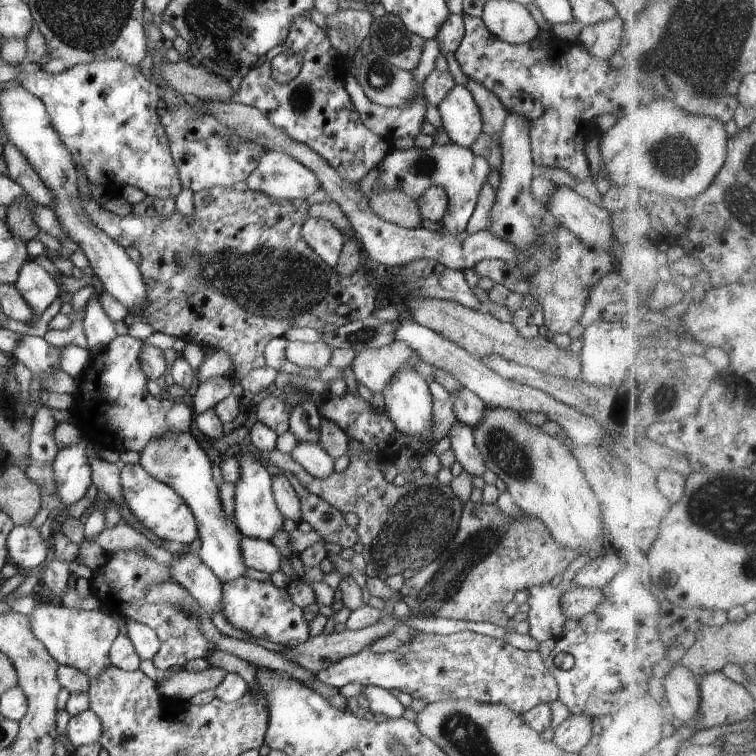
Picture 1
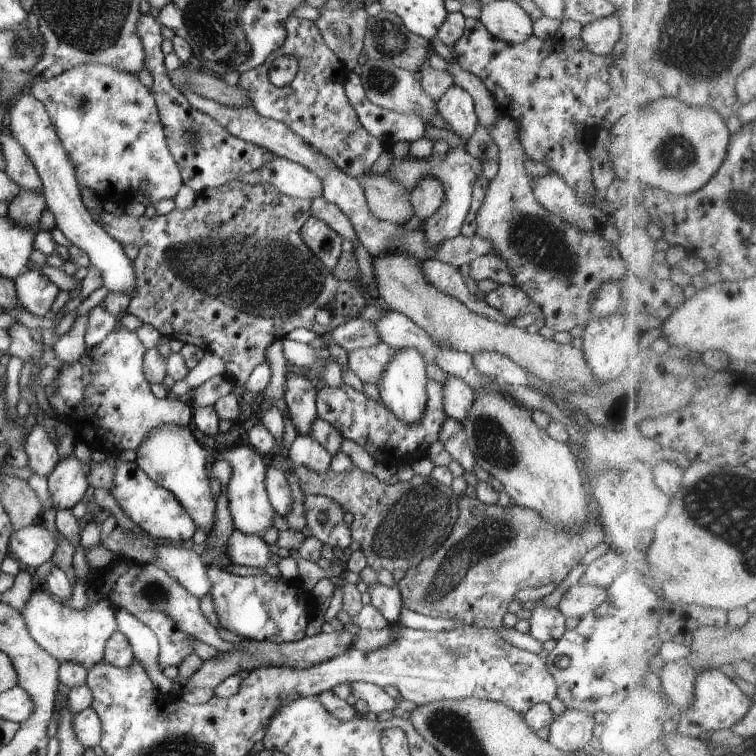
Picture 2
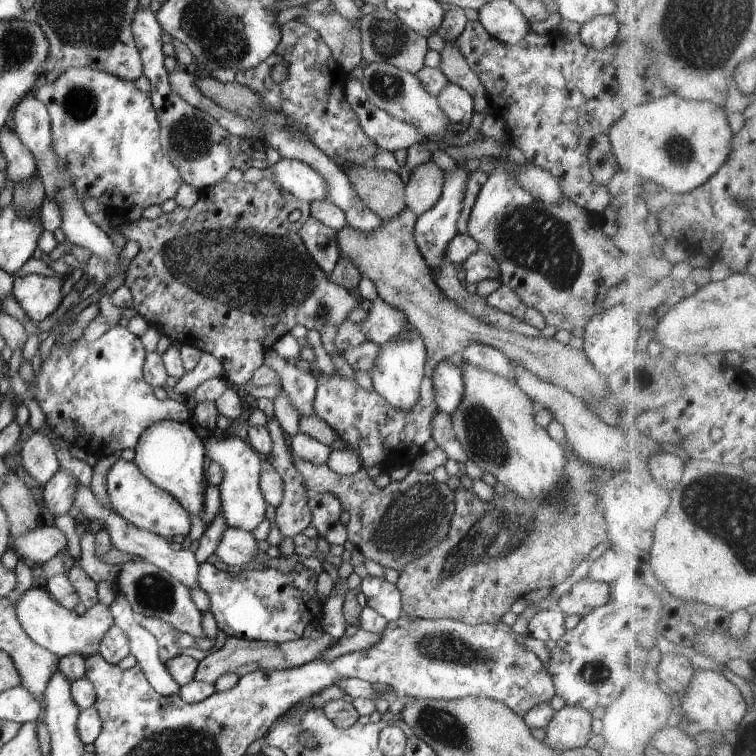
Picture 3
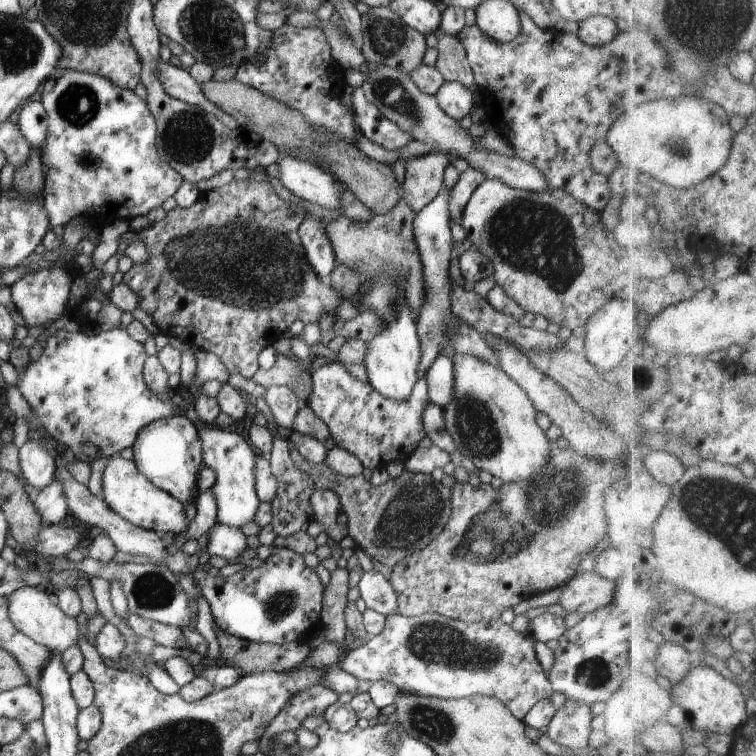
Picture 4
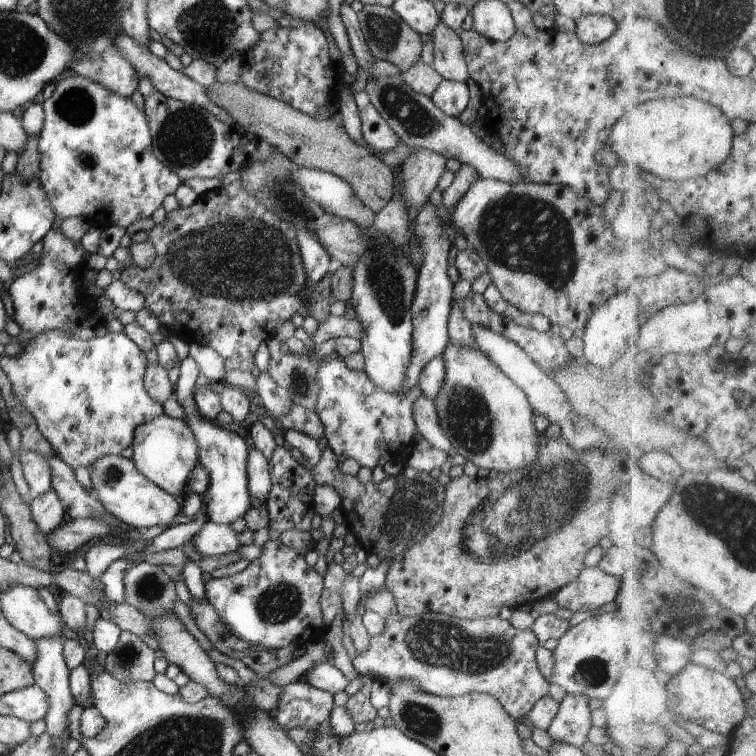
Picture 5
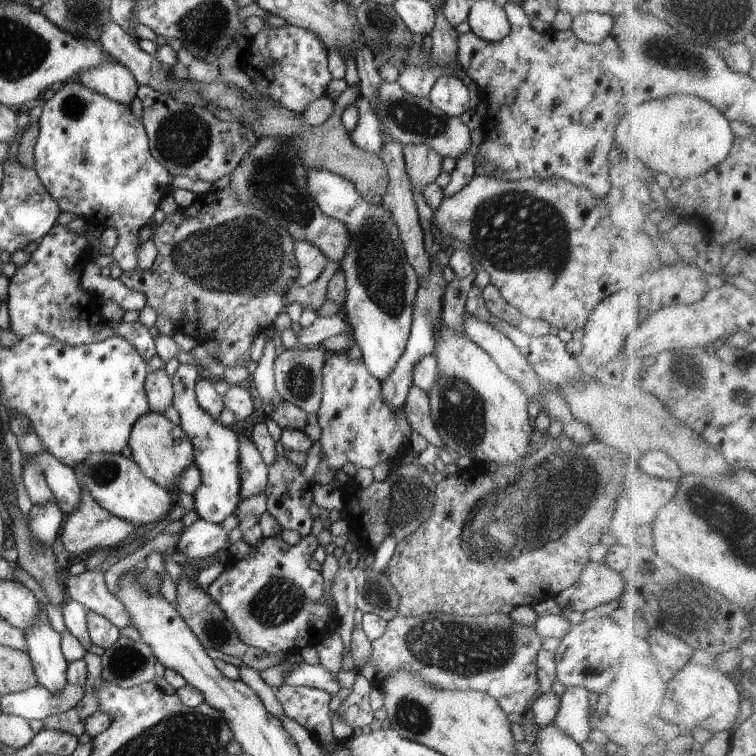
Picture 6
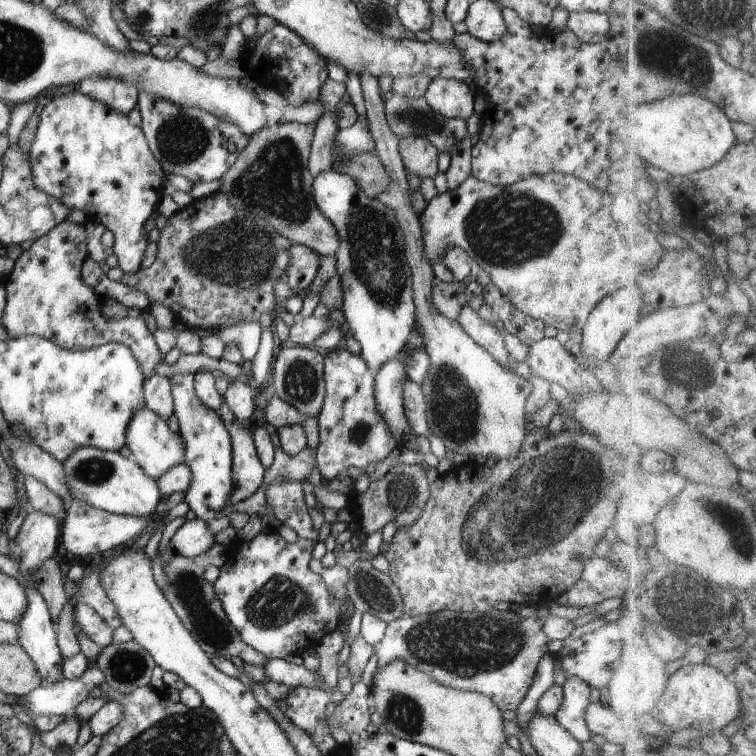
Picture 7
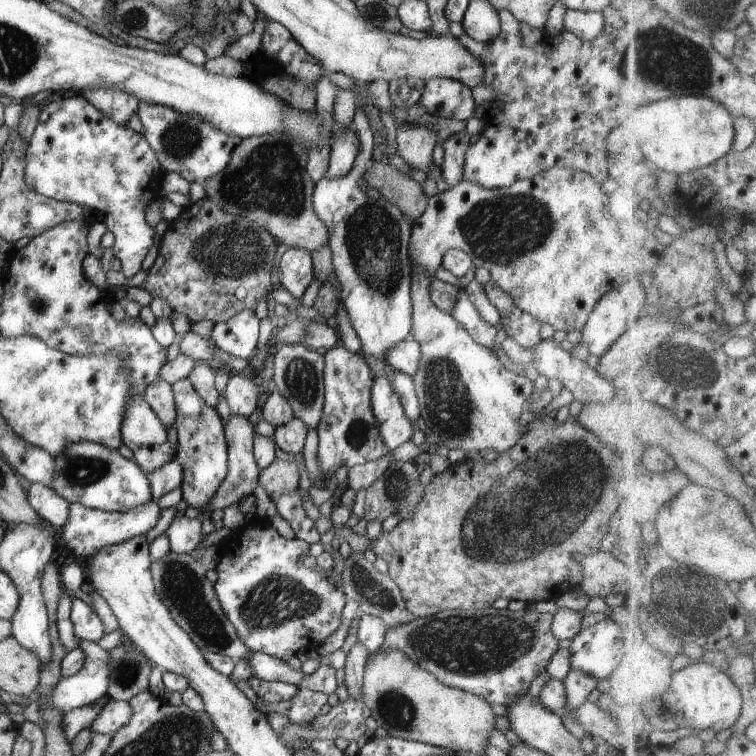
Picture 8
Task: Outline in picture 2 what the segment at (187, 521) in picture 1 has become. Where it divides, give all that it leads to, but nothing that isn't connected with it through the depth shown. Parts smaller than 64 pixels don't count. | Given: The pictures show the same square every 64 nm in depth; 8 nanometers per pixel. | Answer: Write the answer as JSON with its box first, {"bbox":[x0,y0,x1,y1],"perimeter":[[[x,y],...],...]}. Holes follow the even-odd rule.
{"bbox":[112,461,196,545],"perimeter":[[[126,461],[116,465],[112,496],[134,524],[162,542],[181,545],[185,540],[190,540],[196,532],[196,523],[188,511],[184,510],[182,503],[178,502],[176,495],[148,478],[148,475],[138,468],[136,461]]]}

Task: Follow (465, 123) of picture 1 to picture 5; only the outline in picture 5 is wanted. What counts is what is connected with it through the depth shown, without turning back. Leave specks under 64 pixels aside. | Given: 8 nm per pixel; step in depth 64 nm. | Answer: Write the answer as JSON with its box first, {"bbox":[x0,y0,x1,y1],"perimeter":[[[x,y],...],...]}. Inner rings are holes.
{"bbox":[432,79,470,118],"perimeter":[[[443,79],[432,93],[432,102],[448,116],[458,118],[470,104],[465,82]]]}

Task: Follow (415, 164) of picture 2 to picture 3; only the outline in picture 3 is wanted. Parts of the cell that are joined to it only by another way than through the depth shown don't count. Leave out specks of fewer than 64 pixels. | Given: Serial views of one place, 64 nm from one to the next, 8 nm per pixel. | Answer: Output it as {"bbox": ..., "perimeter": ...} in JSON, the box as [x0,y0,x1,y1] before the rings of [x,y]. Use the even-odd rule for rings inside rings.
{"bbox":[414,164,470,274],"perimeter":[[[458,164],[455,165],[456,168],[452,172],[445,172],[440,200],[430,210],[426,210],[424,214],[417,216],[416,224],[414,224],[414,242],[422,253],[424,262],[430,269],[430,274],[434,274],[434,268],[440,266],[440,262],[444,262],[446,246],[450,244],[452,238],[459,234],[456,222],[458,222],[458,216],[462,212],[464,198],[467,196],[466,184],[468,184],[470,172],[466,168],[460,168]]]}

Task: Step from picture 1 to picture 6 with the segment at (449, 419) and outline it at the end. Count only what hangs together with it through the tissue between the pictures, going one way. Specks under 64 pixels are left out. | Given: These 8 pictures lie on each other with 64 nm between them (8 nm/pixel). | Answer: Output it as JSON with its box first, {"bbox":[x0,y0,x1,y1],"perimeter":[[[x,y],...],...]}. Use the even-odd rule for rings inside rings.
{"bbox":[317,352,413,470],"perimeter":[[[336,352],[328,355],[322,369],[322,396],[320,408],[317,412],[321,428],[320,445],[321,458],[328,462],[330,470],[340,470],[348,463],[358,468],[374,468],[380,462],[390,462],[410,450],[400,450],[409,441],[413,432],[410,422],[406,418],[404,407],[394,412],[386,400],[382,398],[382,386],[375,376],[370,374],[363,360],[352,360],[348,352]]]}

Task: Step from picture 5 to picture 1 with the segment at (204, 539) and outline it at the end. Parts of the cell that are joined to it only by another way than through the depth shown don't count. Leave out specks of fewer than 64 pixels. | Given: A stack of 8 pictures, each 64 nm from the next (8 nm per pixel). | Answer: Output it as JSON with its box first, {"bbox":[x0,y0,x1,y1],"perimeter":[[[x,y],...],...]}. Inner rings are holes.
{"bbox":[240,536,283,576],"perimeter":[[[242,536],[240,548],[242,548],[242,560],[248,568],[266,572],[267,576],[276,570],[280,570],[283,555],[271,541]]]}

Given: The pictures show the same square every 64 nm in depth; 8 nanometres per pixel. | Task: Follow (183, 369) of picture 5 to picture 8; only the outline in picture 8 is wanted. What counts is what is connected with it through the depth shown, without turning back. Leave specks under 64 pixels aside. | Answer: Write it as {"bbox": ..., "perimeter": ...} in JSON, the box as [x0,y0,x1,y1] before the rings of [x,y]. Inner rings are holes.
{"bbox":[171,377,228,510],"perimeter":[[[188,377],[174,382],[171,386],[177,412],[174,424],[177,430],[177,455],[174,460],[178,463],[178,466],[182,466],[182,484],[179,487],[187,504],[196,508],[196,510],[202,510],[214,498],[214,494],[218,492],[216,488],[220,488],[220,484],[224,482],[224,476],[228,474],[228,447],[224,434],[224,421],[215,408],[208,406],[208,403],[200,398],[196,389],[188,382]]]}

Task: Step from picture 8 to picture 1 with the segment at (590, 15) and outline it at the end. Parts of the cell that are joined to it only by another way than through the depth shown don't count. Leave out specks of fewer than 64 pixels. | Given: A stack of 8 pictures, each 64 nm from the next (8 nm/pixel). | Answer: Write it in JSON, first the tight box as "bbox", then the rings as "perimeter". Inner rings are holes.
{"bbox":[578,16,623,62],"perimeter":[[[617,16],[612,20],[583,25],[578,42],[596,58],[617,62],[617,53],[622,44],[623,20]]]}

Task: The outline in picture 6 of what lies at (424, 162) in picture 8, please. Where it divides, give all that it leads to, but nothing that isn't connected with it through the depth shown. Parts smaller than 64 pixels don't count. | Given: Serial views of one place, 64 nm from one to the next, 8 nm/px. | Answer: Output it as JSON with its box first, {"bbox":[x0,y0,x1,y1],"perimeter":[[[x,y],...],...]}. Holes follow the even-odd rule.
{"bbox":[403,144,442,193],"perimeter":[[[404,144],[403,159],[411,188],[421,193],[442,174],[442,157],[426,144]]]}

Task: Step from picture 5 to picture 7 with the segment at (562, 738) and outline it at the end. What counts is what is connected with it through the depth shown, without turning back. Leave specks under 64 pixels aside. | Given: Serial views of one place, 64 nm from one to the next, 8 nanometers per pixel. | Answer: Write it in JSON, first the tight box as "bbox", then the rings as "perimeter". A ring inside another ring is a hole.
{"bbox":[555,678,594,743],"perimeter":[[[580,678],[566,679],[562,687],[562,706],[555,714],[559,725],[563,726],[580,743],[594,738],[584,720],[586,706],[590,704],[588,700],[590,687],[592,686],[588,682],[582,682]]]}

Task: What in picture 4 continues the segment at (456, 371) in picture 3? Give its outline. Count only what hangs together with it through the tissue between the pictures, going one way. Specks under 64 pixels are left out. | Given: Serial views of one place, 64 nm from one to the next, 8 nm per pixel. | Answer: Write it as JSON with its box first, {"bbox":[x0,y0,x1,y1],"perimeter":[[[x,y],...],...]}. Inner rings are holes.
{"bbox":[424,355,454,408],"perimeter":[[[440,355],[424,374],[424,382],[428,384],[428,398],[432,404],[444,408],[452,400],[454,390],[454,373],[452,360],[447,355]]]}

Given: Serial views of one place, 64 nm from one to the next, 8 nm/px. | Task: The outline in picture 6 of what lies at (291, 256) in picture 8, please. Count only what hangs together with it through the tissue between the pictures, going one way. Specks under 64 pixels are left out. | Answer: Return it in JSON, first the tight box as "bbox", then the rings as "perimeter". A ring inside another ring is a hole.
{"bbox":[294,241,329,286],"perimeter":[[[295,241],[294,256],[298,263],[298,278],[294,280],[294,285],[298,286],[314,282],[324,272],[324,266],[329,260],[309,242]]]}

